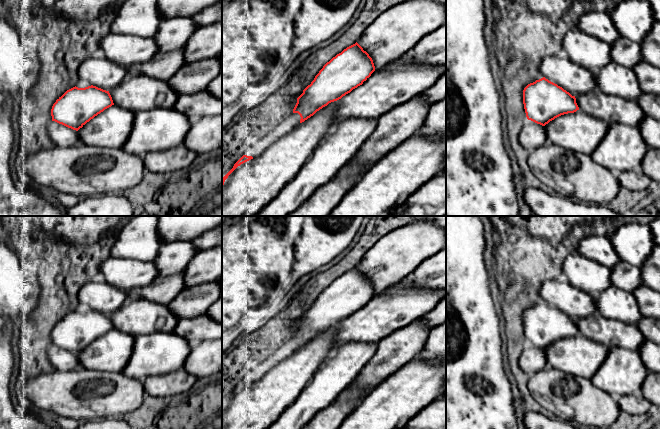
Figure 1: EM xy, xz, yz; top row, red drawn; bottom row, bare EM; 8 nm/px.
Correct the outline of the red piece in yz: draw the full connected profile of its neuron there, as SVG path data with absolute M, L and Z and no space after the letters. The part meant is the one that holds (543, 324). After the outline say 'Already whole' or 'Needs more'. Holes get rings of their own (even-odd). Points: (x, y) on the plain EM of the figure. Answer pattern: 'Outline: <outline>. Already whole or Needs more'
Outline: M545 301L528 308L523 314L523 328L528 344L545 350L555 342L579 334L575 320Z. Already whole

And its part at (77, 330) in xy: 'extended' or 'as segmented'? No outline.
extended

